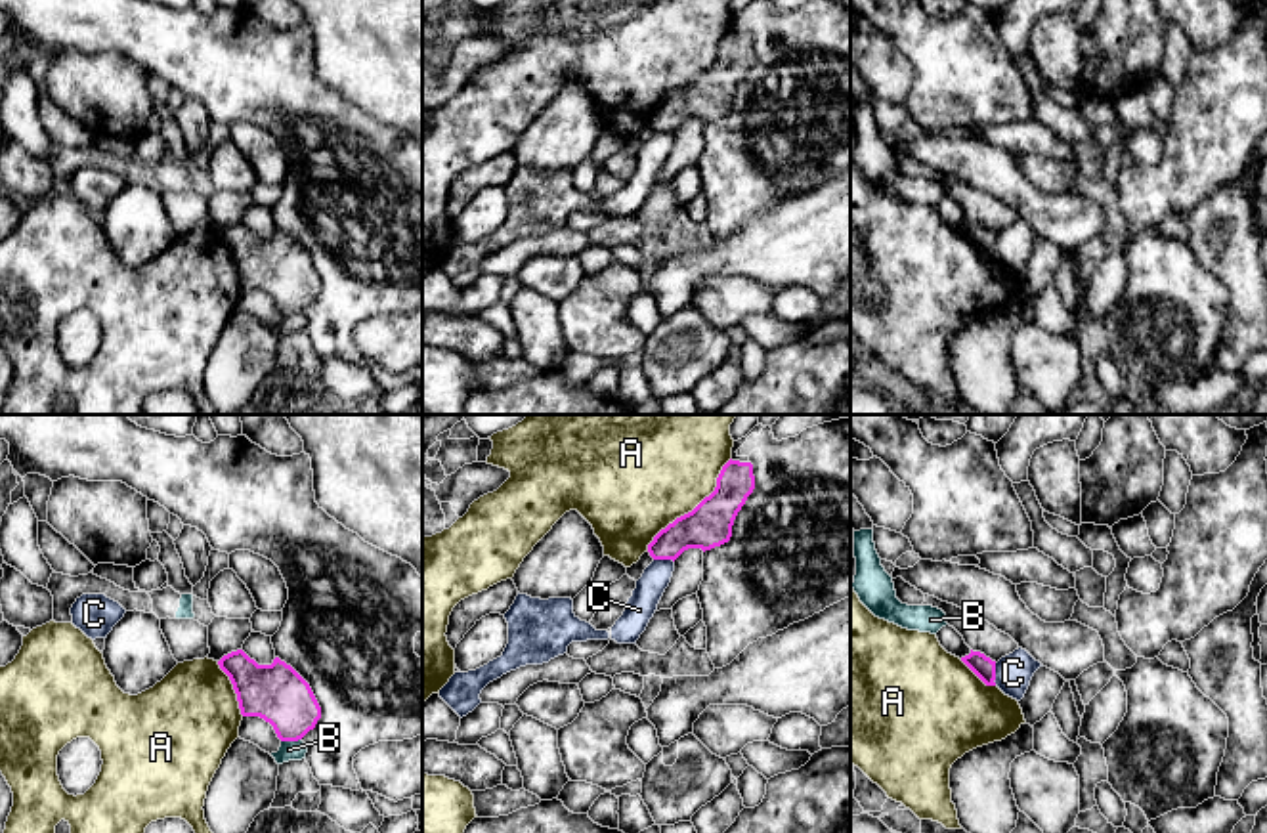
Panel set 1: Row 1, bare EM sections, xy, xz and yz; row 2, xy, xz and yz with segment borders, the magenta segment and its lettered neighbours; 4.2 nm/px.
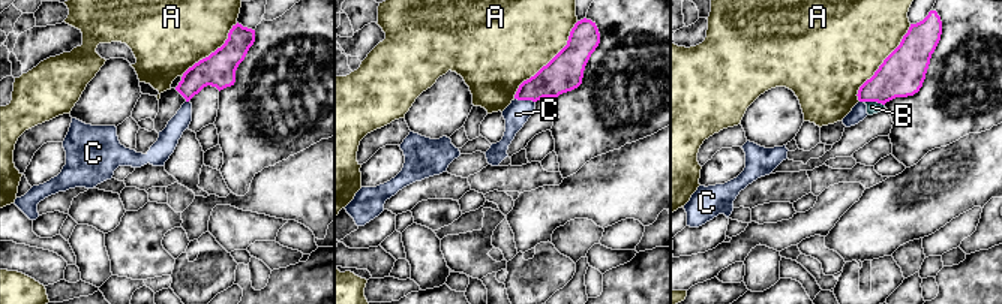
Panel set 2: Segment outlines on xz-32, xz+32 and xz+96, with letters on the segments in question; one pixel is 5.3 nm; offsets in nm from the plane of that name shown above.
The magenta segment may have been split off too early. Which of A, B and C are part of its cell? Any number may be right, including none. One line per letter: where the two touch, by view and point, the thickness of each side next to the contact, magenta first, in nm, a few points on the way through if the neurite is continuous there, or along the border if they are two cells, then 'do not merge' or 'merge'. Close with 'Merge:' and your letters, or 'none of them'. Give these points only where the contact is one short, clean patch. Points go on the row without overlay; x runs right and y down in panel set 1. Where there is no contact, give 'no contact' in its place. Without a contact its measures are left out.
A: xz (694, 81) | 190/440 nm | do not merge
B: xy (291, 312) | 240/80 nm | do not merge
C: yz (994, 247) | 90/160 nm | do not merge
Merge: none of them

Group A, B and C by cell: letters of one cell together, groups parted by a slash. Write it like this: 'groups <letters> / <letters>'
groups A / B / C

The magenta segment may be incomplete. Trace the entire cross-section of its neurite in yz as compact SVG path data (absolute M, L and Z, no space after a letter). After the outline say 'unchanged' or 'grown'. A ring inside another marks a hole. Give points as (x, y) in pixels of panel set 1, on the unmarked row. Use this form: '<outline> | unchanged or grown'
M973 224L961 233L986 256L986 258L996 258L996 233L986 229L980 224Z | unchanged

